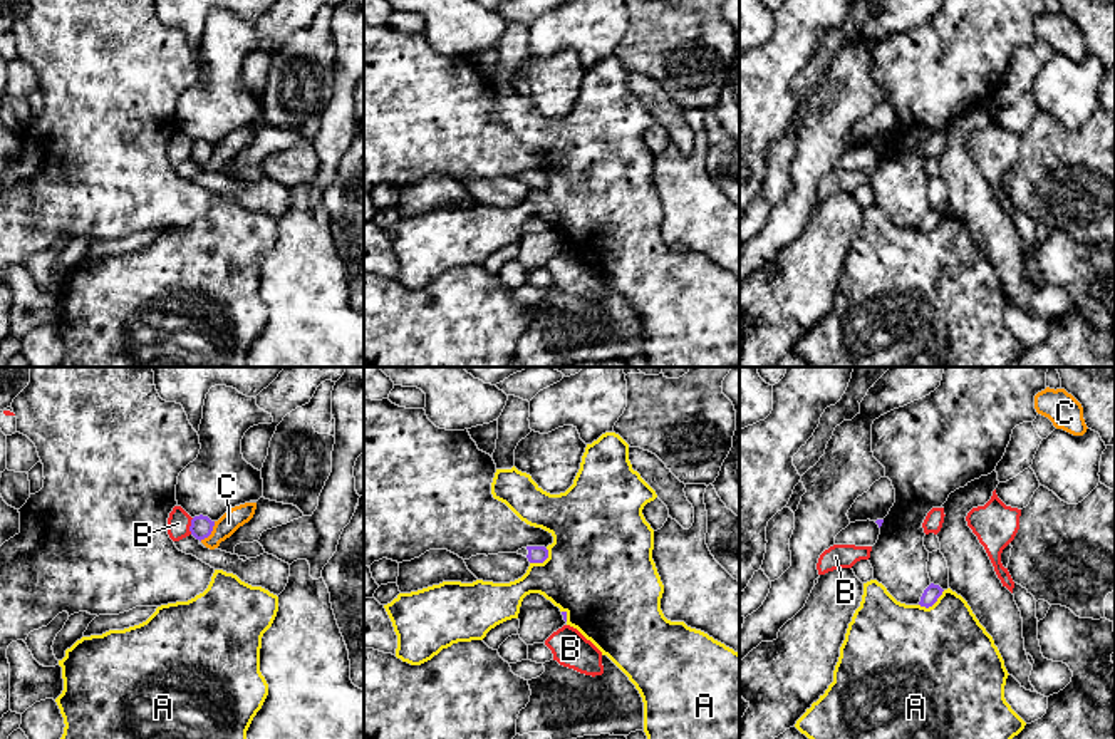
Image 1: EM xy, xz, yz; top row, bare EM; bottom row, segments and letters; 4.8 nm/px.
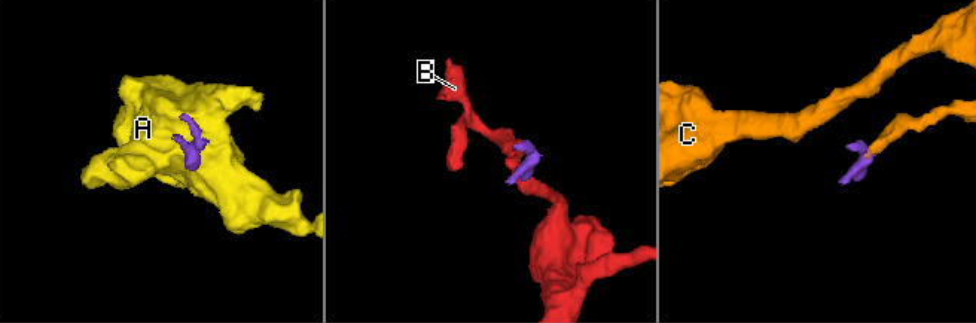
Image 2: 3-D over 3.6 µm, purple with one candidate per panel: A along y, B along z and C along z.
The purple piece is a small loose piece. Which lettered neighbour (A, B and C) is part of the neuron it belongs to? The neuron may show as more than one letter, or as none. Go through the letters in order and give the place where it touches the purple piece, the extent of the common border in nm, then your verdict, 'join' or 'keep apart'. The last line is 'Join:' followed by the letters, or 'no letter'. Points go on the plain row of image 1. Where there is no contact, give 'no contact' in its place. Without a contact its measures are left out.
A: meets purple in yz at (933, 228); contact 150 nm long; keep apart
B: meets purple in xy at (190, 151); contact 80 nm long; keep apart
C: meets purple in xy at (210, 158); contact 120 nm long; keep apart
Join: no letter

